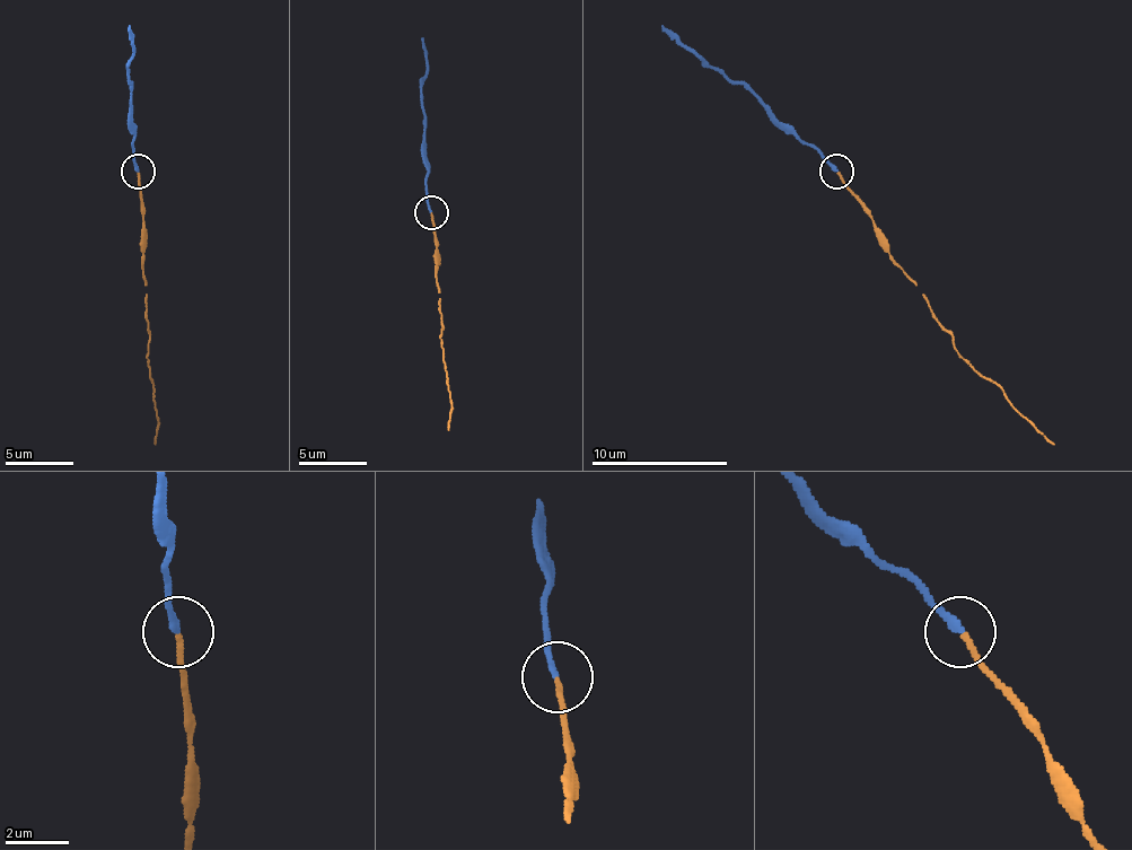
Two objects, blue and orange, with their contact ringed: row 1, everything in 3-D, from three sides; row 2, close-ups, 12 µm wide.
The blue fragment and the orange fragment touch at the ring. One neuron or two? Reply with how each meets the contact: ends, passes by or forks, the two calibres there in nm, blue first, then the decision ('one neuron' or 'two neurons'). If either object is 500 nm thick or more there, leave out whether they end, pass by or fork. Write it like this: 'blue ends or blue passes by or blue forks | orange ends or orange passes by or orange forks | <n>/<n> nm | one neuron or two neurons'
blue ends | orange ends | 200/150 nm | one neuron

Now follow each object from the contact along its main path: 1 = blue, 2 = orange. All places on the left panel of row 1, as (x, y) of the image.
1: (139, 171), (132, 154), (129, 24)
2: (139, 171), (156, 444)

